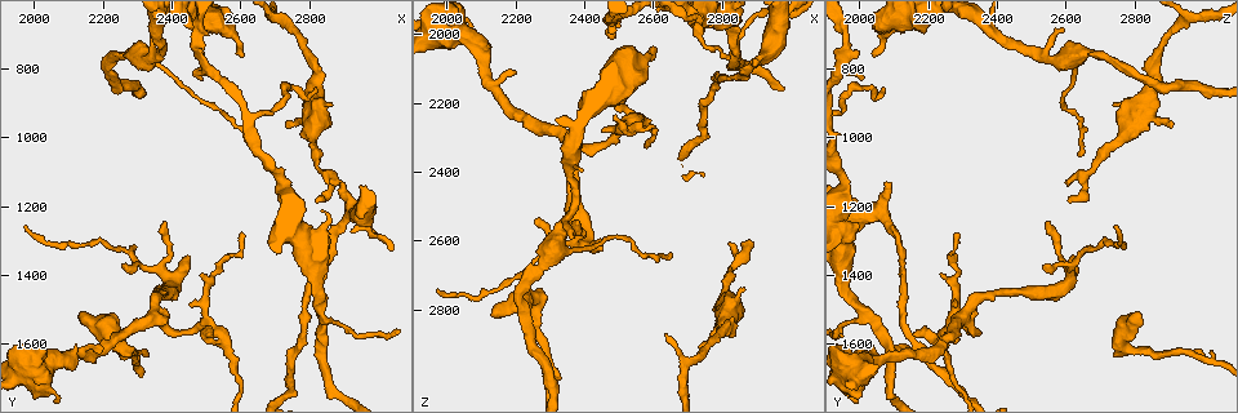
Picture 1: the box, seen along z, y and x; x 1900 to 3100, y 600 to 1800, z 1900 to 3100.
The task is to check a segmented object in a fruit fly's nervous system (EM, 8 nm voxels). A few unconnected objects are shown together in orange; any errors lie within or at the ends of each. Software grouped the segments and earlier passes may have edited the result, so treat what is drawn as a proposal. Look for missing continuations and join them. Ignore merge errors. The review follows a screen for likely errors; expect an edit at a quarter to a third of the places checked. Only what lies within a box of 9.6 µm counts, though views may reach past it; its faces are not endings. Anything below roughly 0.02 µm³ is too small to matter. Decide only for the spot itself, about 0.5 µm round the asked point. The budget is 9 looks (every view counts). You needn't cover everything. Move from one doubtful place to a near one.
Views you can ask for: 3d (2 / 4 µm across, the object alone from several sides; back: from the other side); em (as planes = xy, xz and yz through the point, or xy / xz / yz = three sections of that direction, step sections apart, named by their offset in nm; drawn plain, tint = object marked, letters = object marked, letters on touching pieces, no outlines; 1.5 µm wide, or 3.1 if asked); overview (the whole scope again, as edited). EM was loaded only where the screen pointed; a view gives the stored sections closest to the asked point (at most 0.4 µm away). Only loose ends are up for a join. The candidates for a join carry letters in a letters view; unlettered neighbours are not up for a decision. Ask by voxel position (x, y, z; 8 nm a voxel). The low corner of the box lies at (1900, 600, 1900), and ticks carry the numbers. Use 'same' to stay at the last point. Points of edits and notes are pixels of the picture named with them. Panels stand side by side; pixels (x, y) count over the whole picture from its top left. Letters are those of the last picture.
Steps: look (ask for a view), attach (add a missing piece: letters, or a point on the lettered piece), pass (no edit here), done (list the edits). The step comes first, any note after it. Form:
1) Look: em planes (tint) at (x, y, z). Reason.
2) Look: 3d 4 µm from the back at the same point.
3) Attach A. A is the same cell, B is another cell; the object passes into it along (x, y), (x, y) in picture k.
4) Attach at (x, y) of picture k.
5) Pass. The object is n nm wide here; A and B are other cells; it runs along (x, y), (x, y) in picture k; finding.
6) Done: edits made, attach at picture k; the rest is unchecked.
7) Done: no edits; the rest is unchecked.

Look: 3d 2 µm at (2660, 1050, 2630).

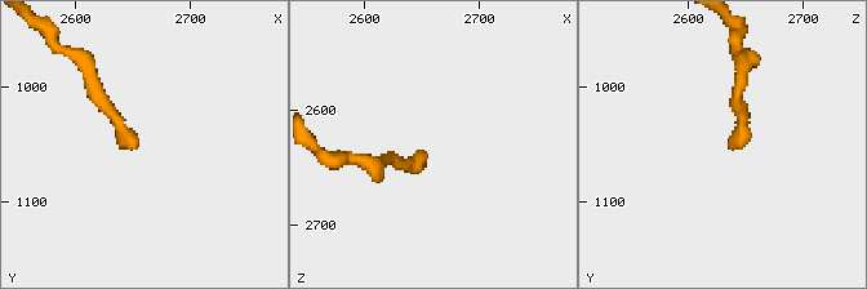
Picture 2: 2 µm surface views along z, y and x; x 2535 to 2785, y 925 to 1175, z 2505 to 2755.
Look: em planes (letters) at (2652, 1050, 2636).

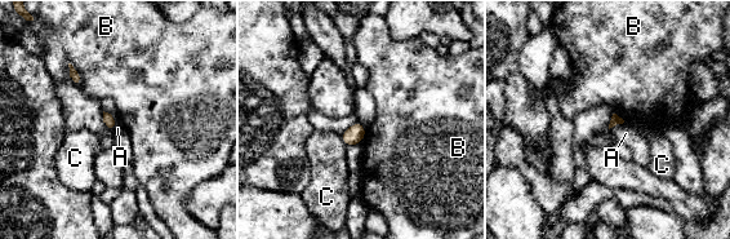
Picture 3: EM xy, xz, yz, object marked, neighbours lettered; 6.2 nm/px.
Pass. A, B and C are other cells; a border runs along (623, 122), (609, 129) in picture 3; none of them fits.

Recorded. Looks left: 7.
Look: em xz step 8 (letters) at (2880, 1130, 2590). Tapers out.

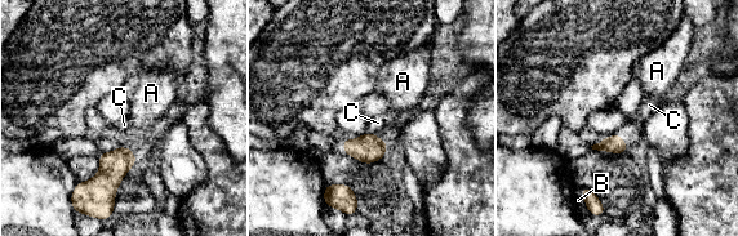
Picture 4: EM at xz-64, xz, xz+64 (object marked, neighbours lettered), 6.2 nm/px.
Pass. The object is 110 nm wide here; A, B and C are other cells; a border runs along (367, 132), (373, 133) in picture 4; no lettered piece goes on from it.

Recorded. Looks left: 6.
Look: em xz step 4 (tint) at (2450, 1330, 2620). Free end.

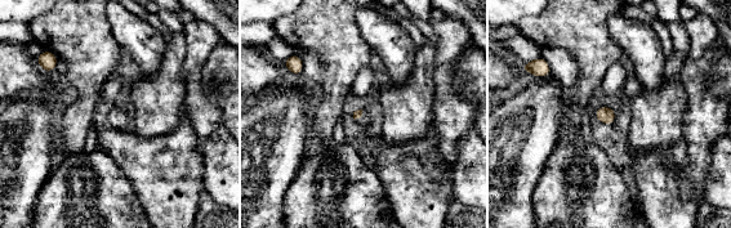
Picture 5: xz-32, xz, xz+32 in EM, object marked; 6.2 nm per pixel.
Look: em planes (letters) at the same point. Cut it another way.

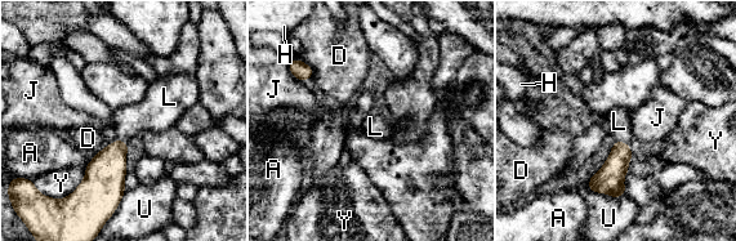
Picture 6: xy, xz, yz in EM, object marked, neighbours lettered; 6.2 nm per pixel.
Attach L. L is the same cell, A, D, H, J, U and Y are other cells; the object passes into it along (609, 179), (623, 142), (619, 121) in picture 6; the cell continues.

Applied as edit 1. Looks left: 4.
Look: overview. Redraw.

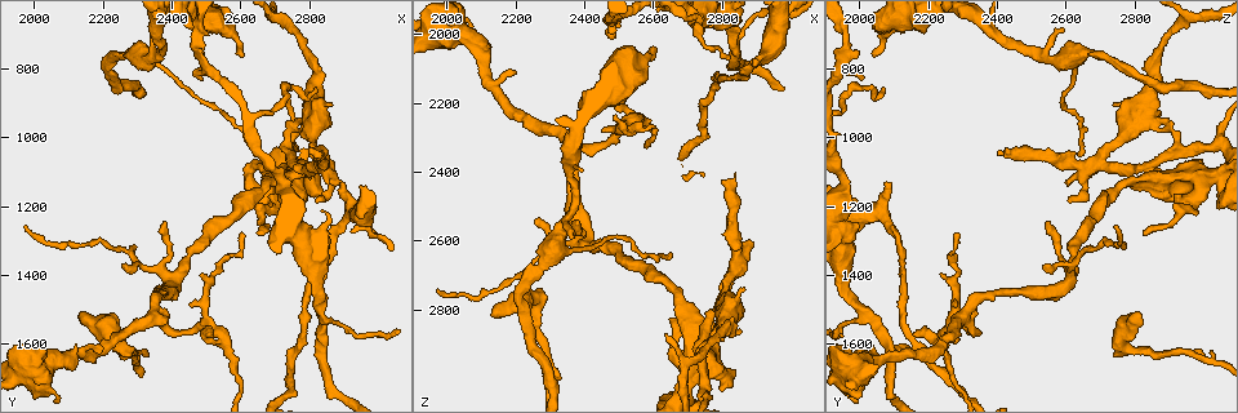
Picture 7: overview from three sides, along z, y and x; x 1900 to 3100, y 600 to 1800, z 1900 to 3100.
Look: 3d 2 µm at (2900, 1130, 2100). Free end.

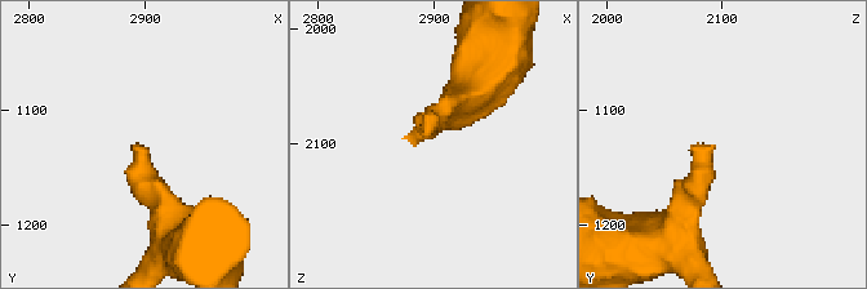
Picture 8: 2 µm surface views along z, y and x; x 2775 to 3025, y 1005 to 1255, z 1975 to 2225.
Look: em planes (letters) at (2896, 1132, 2098).

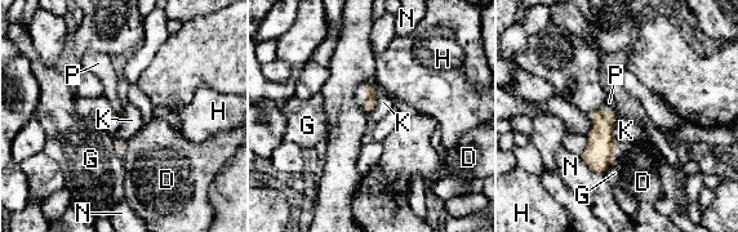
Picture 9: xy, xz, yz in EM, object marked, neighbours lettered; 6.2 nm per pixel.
Attach P. P is the same cell, D, G, H, K and N are other cells; the object passes into it along (369, 92), (365, 97), (360, 96) in picture 9; the cell continues.

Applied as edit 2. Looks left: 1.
Done: edits made, attach at picture 6, attach at picture 9; the rest is unchecked.

